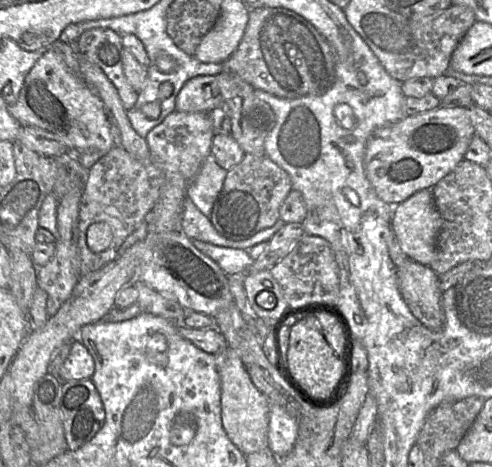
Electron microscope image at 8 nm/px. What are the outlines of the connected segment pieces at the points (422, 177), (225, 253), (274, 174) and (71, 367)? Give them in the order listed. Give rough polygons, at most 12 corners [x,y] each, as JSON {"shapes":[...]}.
{"shapes":[[[439,106],[370,135],[366,176],[399,204],[450,173],[474,135]],[[197,239],[194,247],[226,275],[244,275],[254,261],[244,249]],[[244,154],[209,216],[244,240],[279,218],[292,189],[266,155]],[[80,340],[72,341],[59,378],[88,380],[94,360]]]}

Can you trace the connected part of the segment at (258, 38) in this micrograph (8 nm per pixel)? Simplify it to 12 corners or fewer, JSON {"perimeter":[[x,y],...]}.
{"perimeter":[[250,9],[224,64],[283,99],[323,94],[335,52],[305,18]]}

